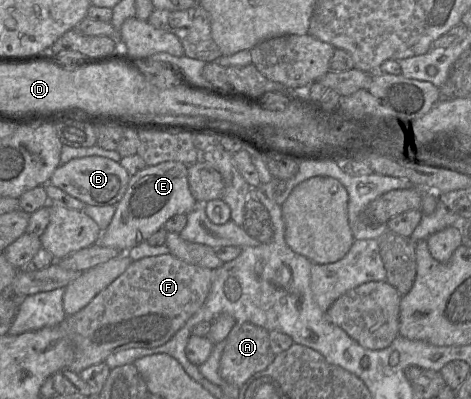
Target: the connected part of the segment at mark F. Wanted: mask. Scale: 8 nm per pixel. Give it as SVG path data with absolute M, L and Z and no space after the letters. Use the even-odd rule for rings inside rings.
M170 253L133 261L84 308L59 324L73 344L75 356L68 370L79 374L114 353L131 348L155 348L165 344L204 304L212 285L212 270L186 263Z

